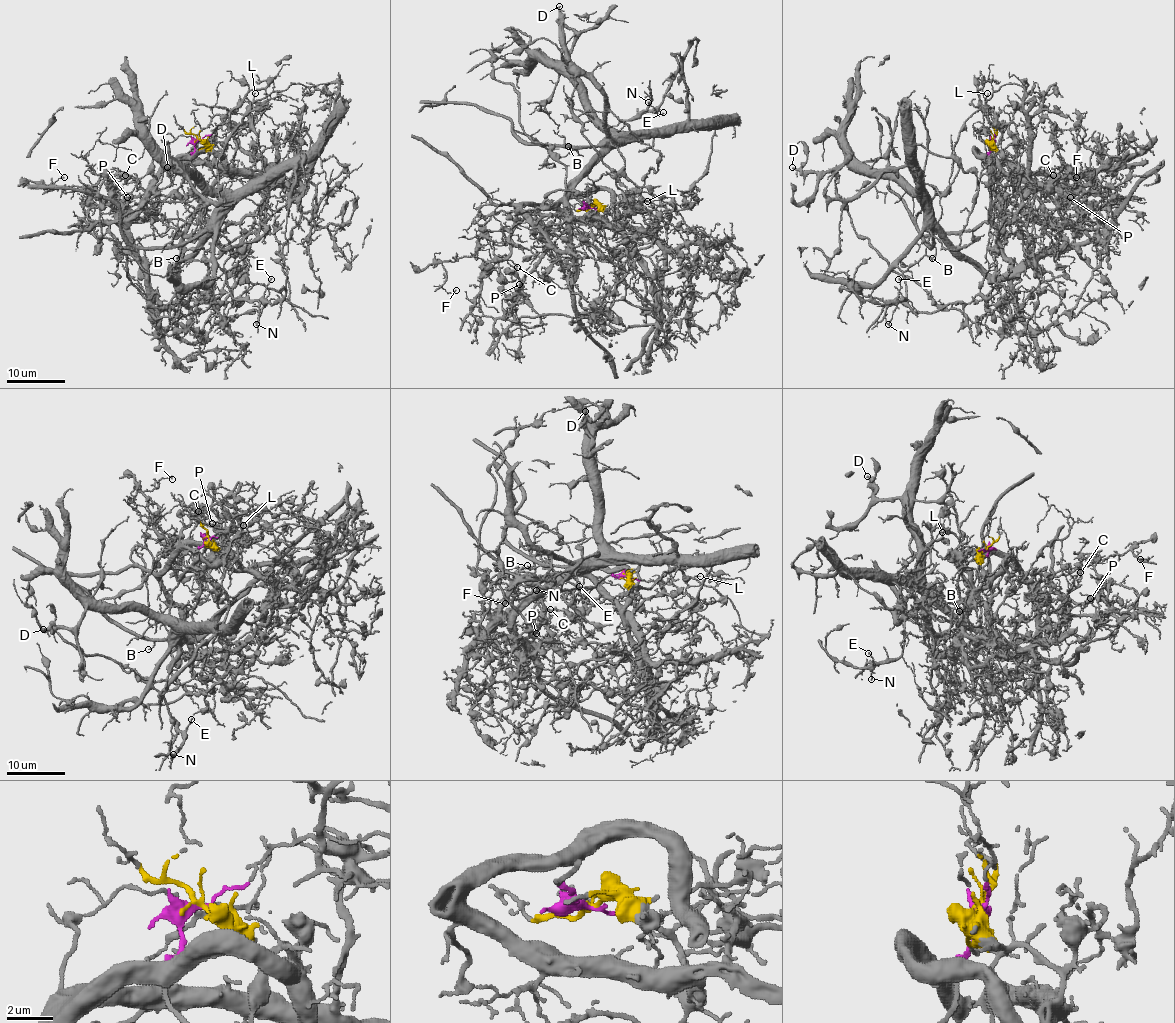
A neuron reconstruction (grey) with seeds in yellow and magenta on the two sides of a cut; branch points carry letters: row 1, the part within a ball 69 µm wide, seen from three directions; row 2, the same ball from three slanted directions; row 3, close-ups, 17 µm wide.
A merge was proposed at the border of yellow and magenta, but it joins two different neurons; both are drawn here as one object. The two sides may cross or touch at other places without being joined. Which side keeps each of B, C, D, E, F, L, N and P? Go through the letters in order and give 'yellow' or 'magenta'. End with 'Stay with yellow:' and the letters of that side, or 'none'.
B: magenta
C: yellow
D: magenta
E: magenta
F: yellow
L: magenta
N: magenta
P: yellow
Stay with yellow: C, F, P

